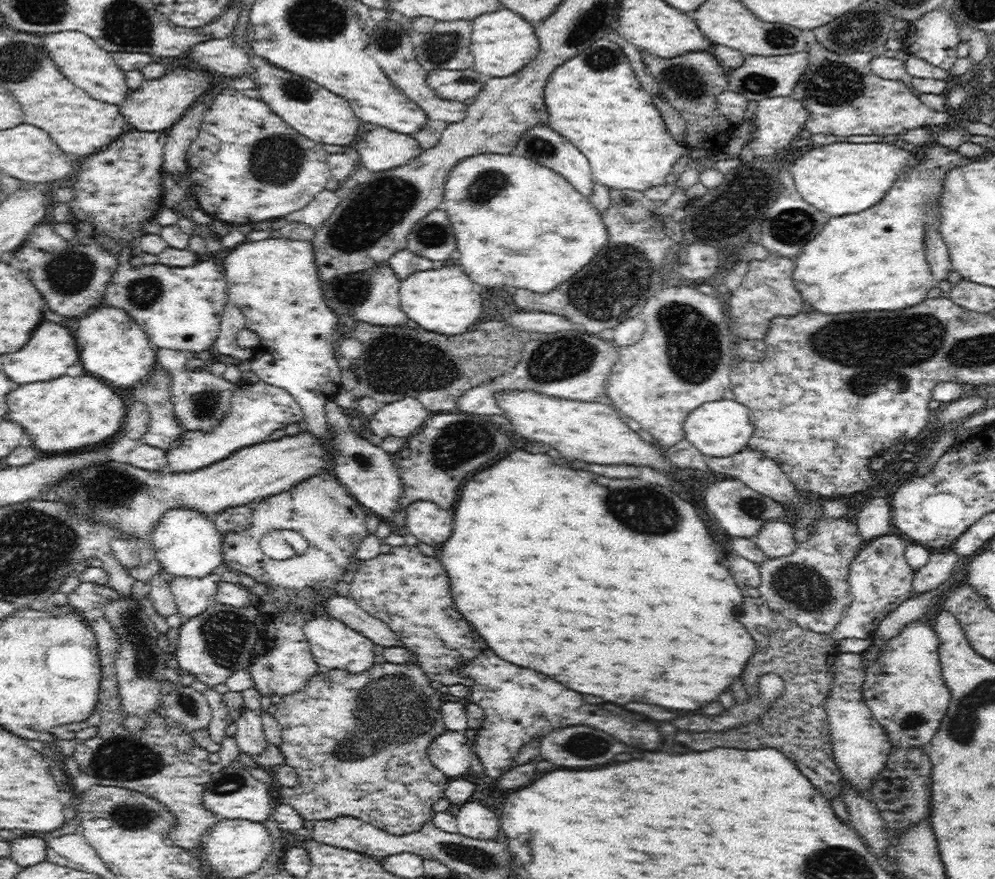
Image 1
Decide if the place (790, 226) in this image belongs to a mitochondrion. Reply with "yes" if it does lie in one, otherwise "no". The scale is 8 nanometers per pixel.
yes

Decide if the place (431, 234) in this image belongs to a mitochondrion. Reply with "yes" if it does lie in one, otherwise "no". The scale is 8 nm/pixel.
yes

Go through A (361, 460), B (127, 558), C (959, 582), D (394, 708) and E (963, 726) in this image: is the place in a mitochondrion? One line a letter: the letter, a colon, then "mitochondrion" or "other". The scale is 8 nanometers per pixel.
A: mitochondrion
B: other
C: other
D: mitochondrion
E: mitochondrion

